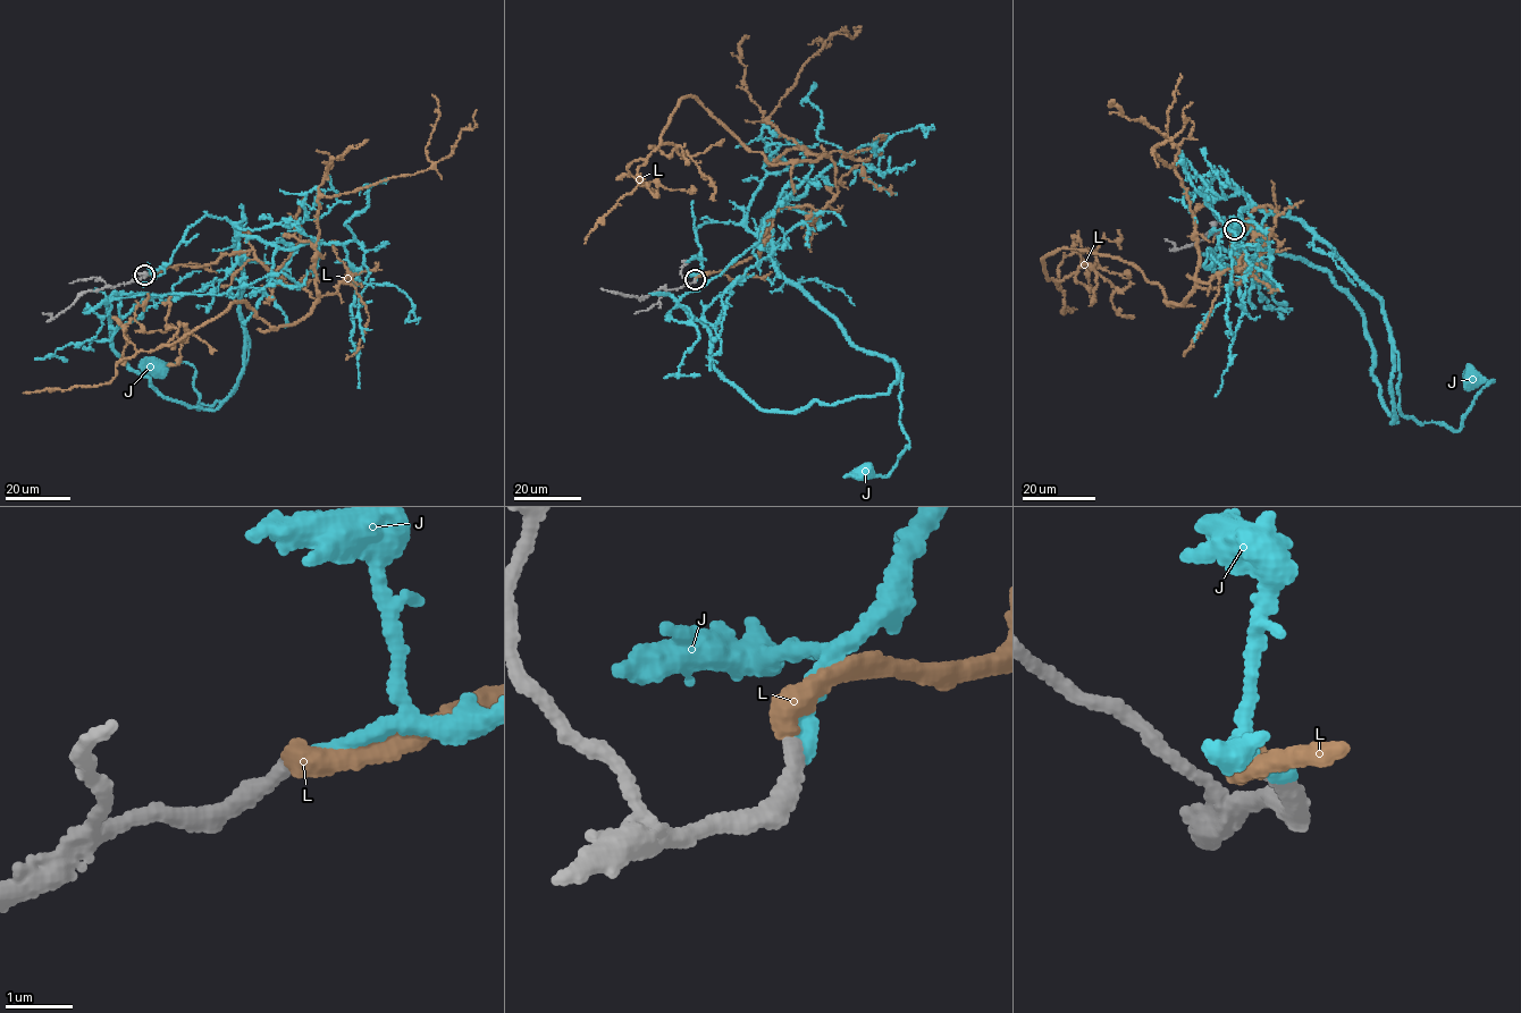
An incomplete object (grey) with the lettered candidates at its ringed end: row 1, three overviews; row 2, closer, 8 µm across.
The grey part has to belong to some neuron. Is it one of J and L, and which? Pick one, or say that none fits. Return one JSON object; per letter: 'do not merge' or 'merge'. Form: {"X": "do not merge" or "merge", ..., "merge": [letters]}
{"J": "do not merge", "L": "merge", "merge": ["L"]}

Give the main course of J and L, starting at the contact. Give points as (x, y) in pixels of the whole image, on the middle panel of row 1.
J: (695, 279), (694, 229), (740, 224), (851, 344), (897, 362), (909, 447), (885, 477), (864, 472)
L: (695, 279), (758, 254), (781, 208), (821, 210), (831, 157), (773, 165), (681, 98), (585, 243)

